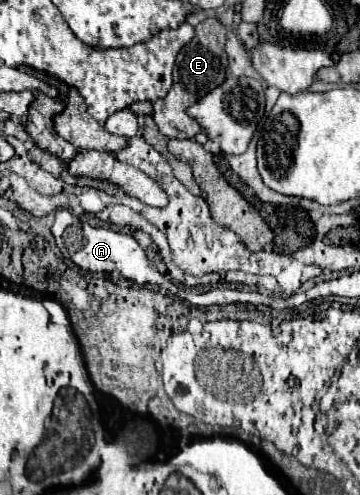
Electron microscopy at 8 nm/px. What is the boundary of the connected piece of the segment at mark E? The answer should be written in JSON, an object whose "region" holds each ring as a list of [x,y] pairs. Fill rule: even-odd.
{"region":[[[206,18],[196,26],[196,36],[190,44],[186,44],[174,66],[174,86],[170,88],[168,96],[154,102],[154,122],[158,130],[166,138],[194,138],[200,132],[200,124],[186,112],[188,106],[204,98],[204,94],[212,92],[216,86],[224,84],[226,68],[228,68],[228,54],[226,54],[226,30],[218,18]]]}

